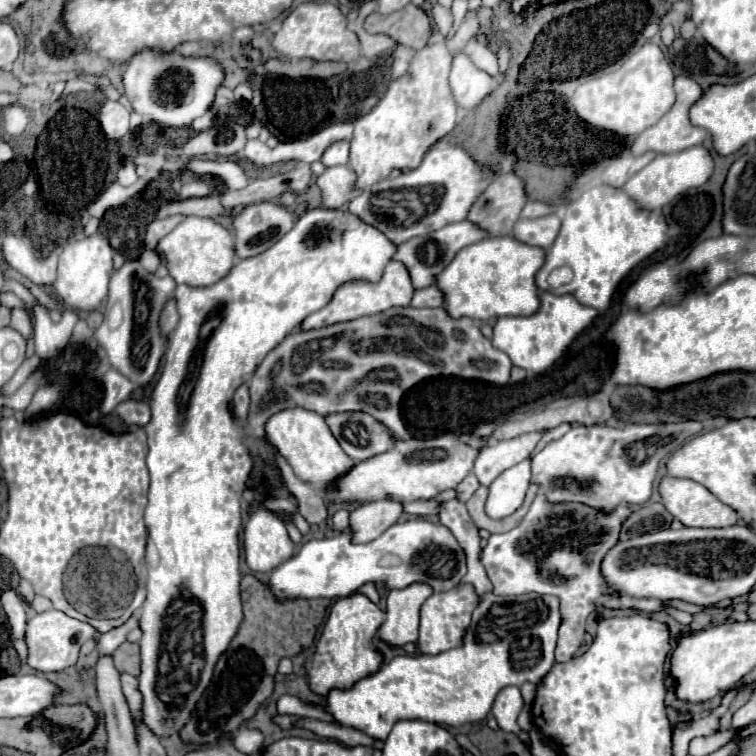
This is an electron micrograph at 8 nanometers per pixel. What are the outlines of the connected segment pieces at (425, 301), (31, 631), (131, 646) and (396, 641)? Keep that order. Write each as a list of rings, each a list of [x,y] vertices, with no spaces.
[[[427,286],[423,290],[415,290],[411,306],[415,308],[437,308],[443,306],[443,296],[437,286]]]
[[[47,610],[43,614],[37,614],[27,622],[27,632],[25,632],[25,642],[29,648],[27,664],[39,672],[65,670],[77,662],[79,648],[95,634],[97,630],[93,626],[89,626],[87,622],[79,622],[75,618],[69,618],[59,610]]]
[[[123,642],[119,650],[113,654],[117,670],[125,670],[133,676],[139,676],[139,644],[137,642]]]
[[[413,582],[403,590],[389,590],[385,622],[377,638],[391,648],[403,648],[409,642],[417,642],[419,610],[431,594],[433,590],[421,582]]]

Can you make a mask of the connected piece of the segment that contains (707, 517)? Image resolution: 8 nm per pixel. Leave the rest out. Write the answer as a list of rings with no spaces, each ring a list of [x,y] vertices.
[[[665,476],[659,484],[659,494],[663,498],[663,506],[673,514],[673,518],[677,518],[683,526],[699,526],[699,528],[725,528],[725,526],[733,526],[737,524],[739,516],[737,512],[723,504],[721,500],[717,500],[705,486],[693,482],[693,480],[685,480],[685,478],[671,478]]]

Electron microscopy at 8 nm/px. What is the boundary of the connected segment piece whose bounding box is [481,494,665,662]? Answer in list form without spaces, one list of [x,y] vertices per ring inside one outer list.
[[[537,494],[533,500],[529,512],[521,520],[521,524],[509,532],[503,534],[491,534],[487,540],[487,546],[481,552],[481,564],[487,570],[489,580],[493,582],[493,594],[499,596],[511,596],[511,594],[555,594],[559,598],[559,612],[561,612],[561,624],[559,624],[559,638],[555,648],[555,662],[569,662],[580,654],[577,654],[585,640],[585,622],[591,614],[597,610],[609,608],[609,610],[635,610],[643,614],[653,614],[665,610],[663,600],[649,600],[649,598],[633,598],[623,594],[621,590],[617,594],[609,594],[609,584],[601,574],[601,560],[619,542],[621,526],[629,518],[631,508],[617,506],[613,512],[603,510],[591,510],[591,506],[583,506],[583,502],[547,502],[543,494]]]

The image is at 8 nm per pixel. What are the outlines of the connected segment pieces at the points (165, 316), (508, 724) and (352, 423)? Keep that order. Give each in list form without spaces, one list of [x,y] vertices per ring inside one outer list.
[[[169,300],[163,308],[163,314],[161,314],[161,332],[163,332],[163,336],[169,336],[175,330],[177,320],[179,320],[179,314],[177,314],[177,308],[175,308],[175,300]]]
[[[507,686],[497,694],[491,712],[503,732],[517,732],[519,730],[517,716],[521,712],[521,708],[523,708],[523,698],[521,698],[519,688]]]
[[[365,412],[329,414],[327,426],[341,444],[343,452],[355,462],[387,452],[393,446],[391,432]]]

